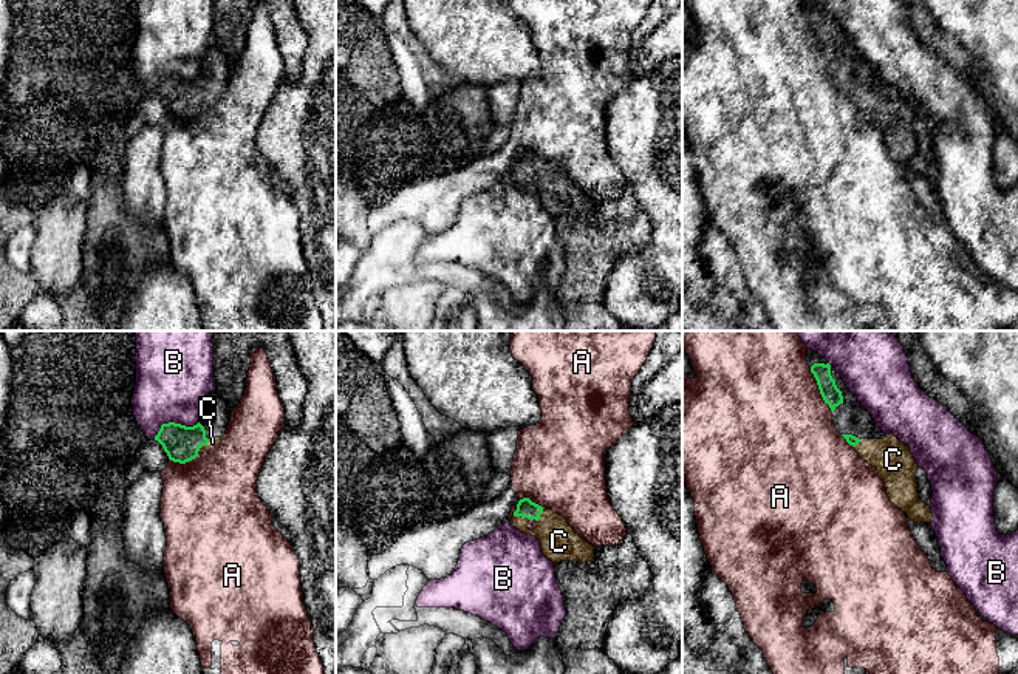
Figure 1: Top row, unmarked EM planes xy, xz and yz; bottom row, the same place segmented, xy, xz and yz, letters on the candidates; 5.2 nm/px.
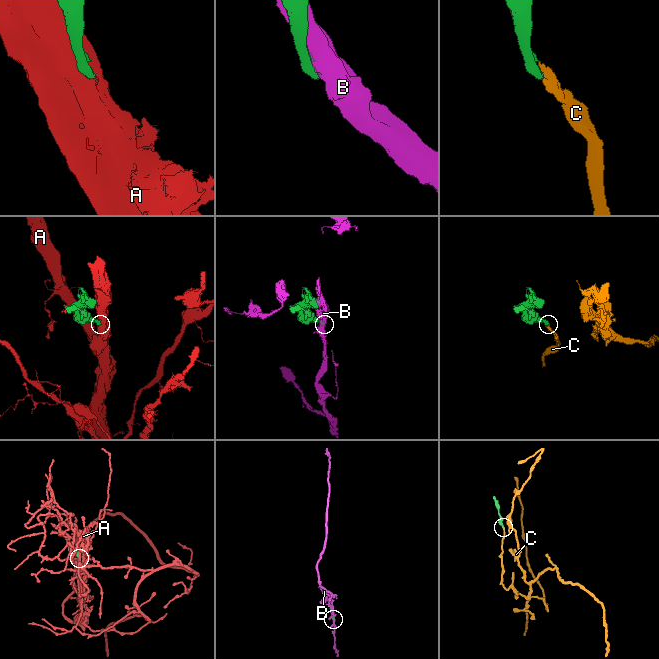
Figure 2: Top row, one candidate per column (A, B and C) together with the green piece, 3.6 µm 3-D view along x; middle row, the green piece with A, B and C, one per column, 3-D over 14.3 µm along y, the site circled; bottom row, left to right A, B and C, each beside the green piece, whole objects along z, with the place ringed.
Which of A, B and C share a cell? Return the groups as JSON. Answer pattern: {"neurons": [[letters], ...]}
{"neurons": [["A"], ["B"], ["C"]]}

